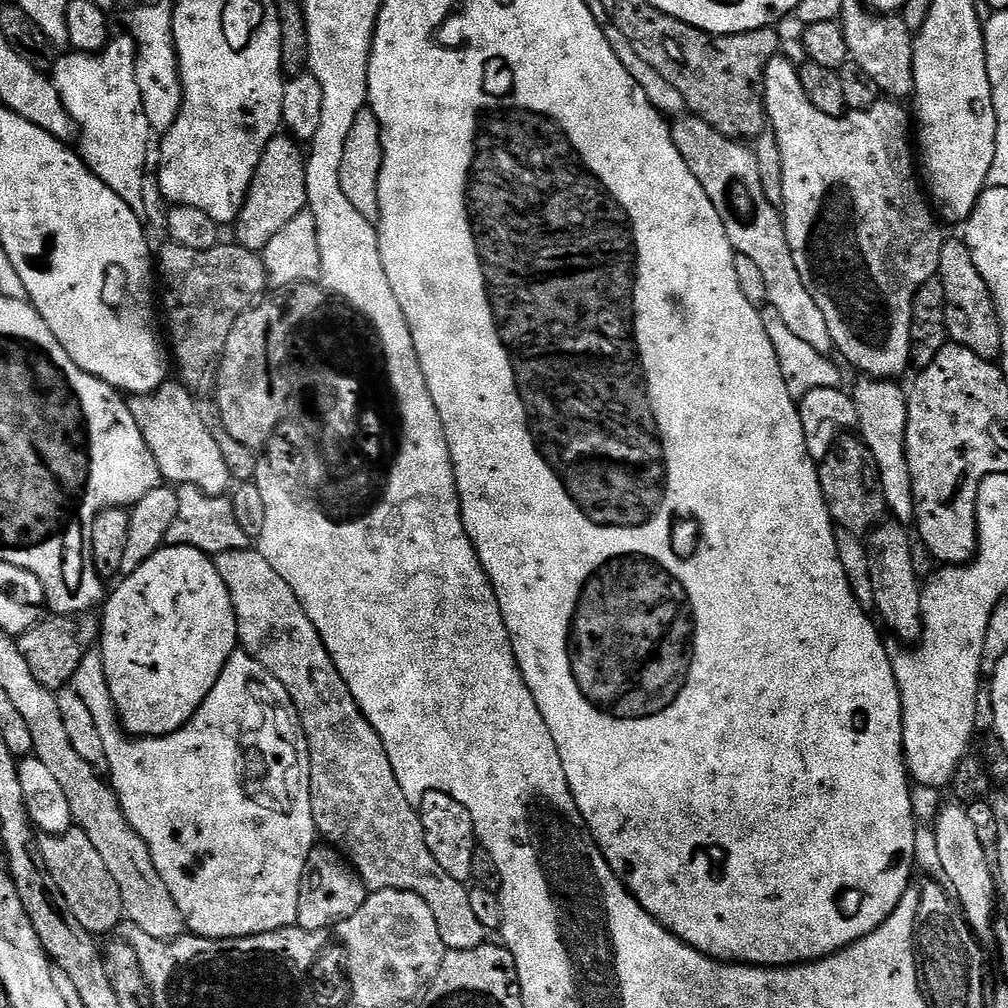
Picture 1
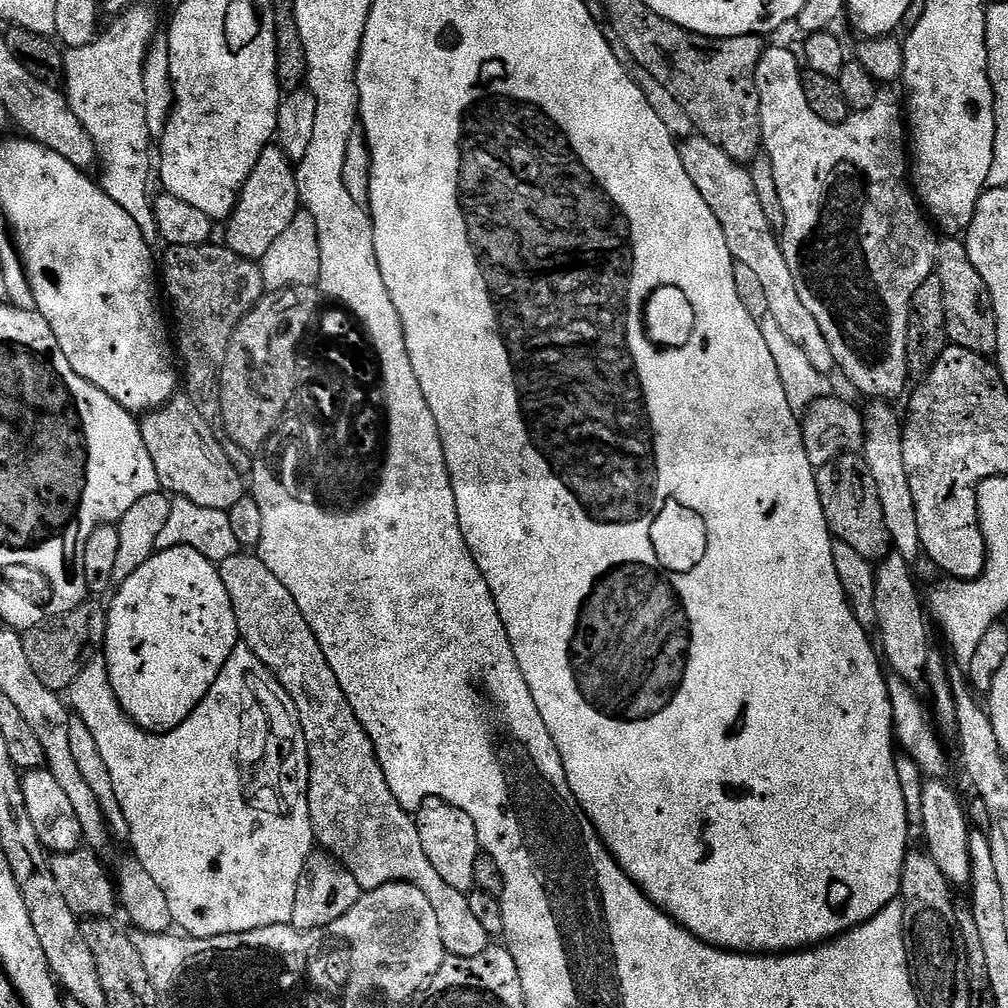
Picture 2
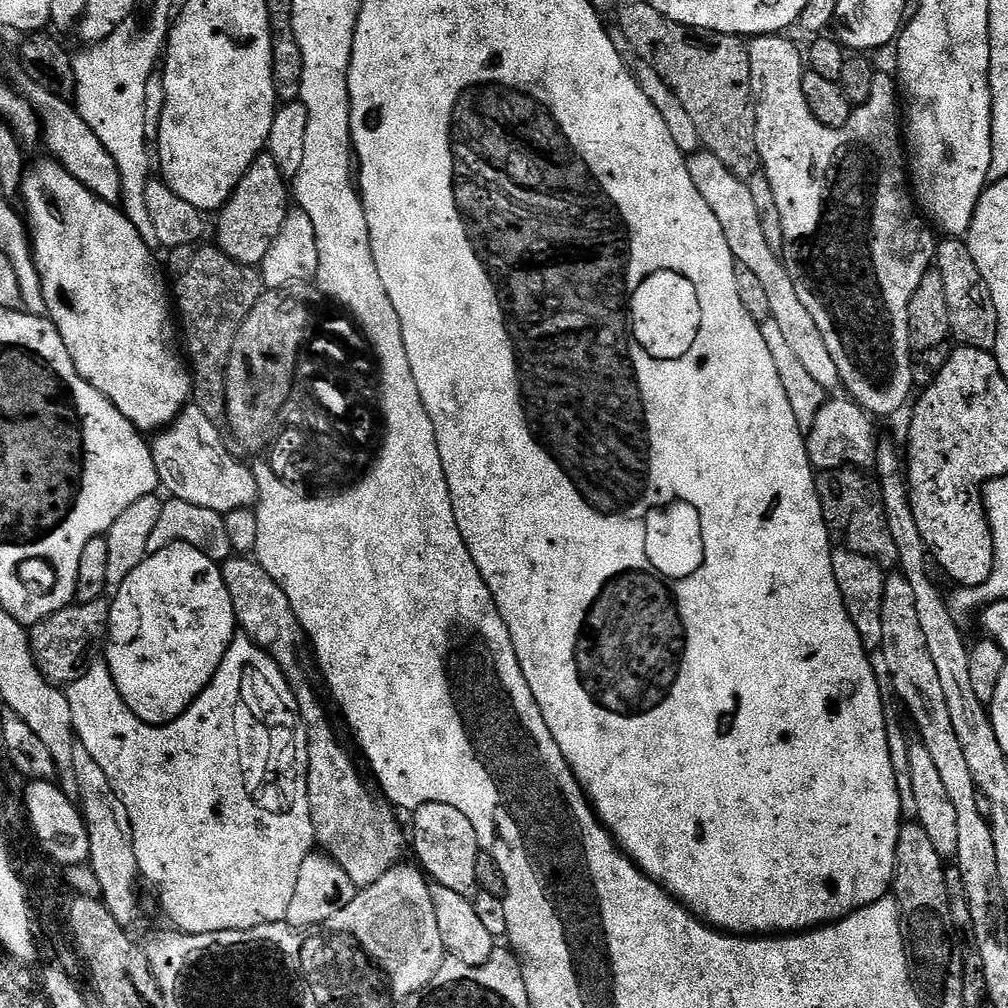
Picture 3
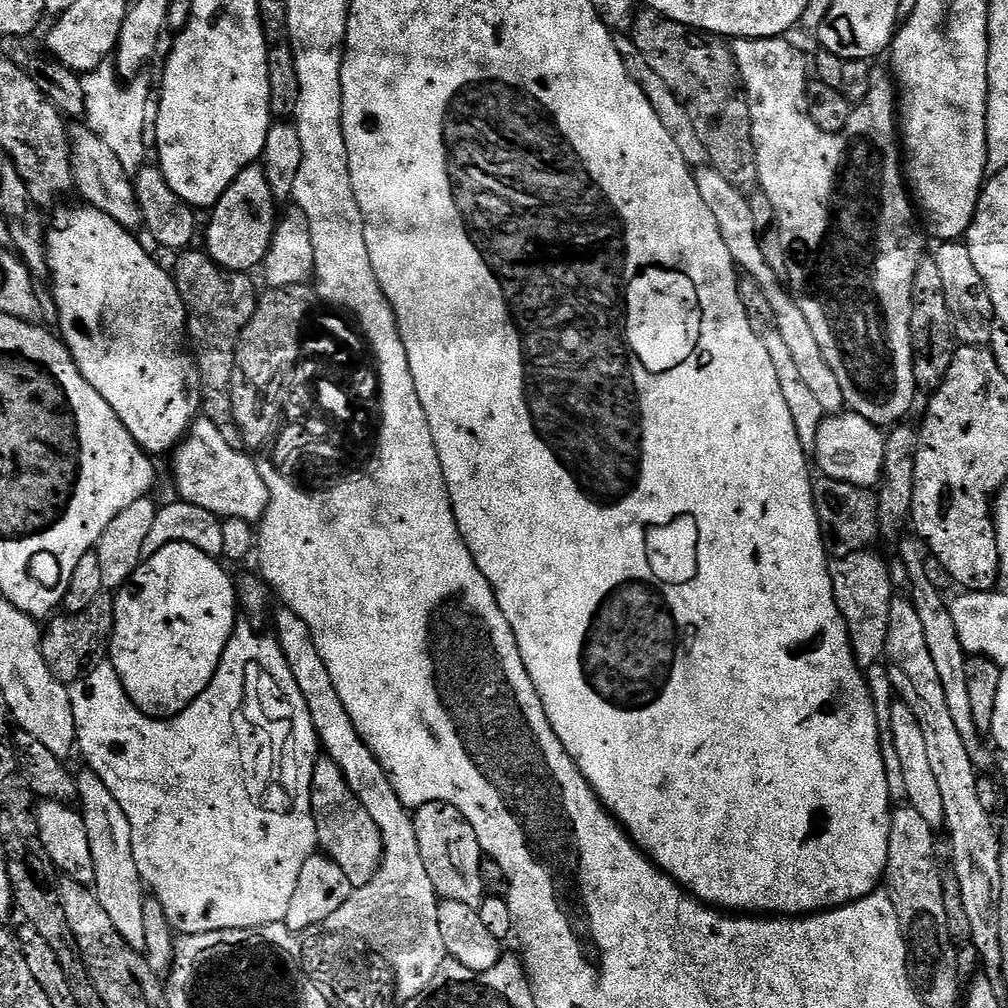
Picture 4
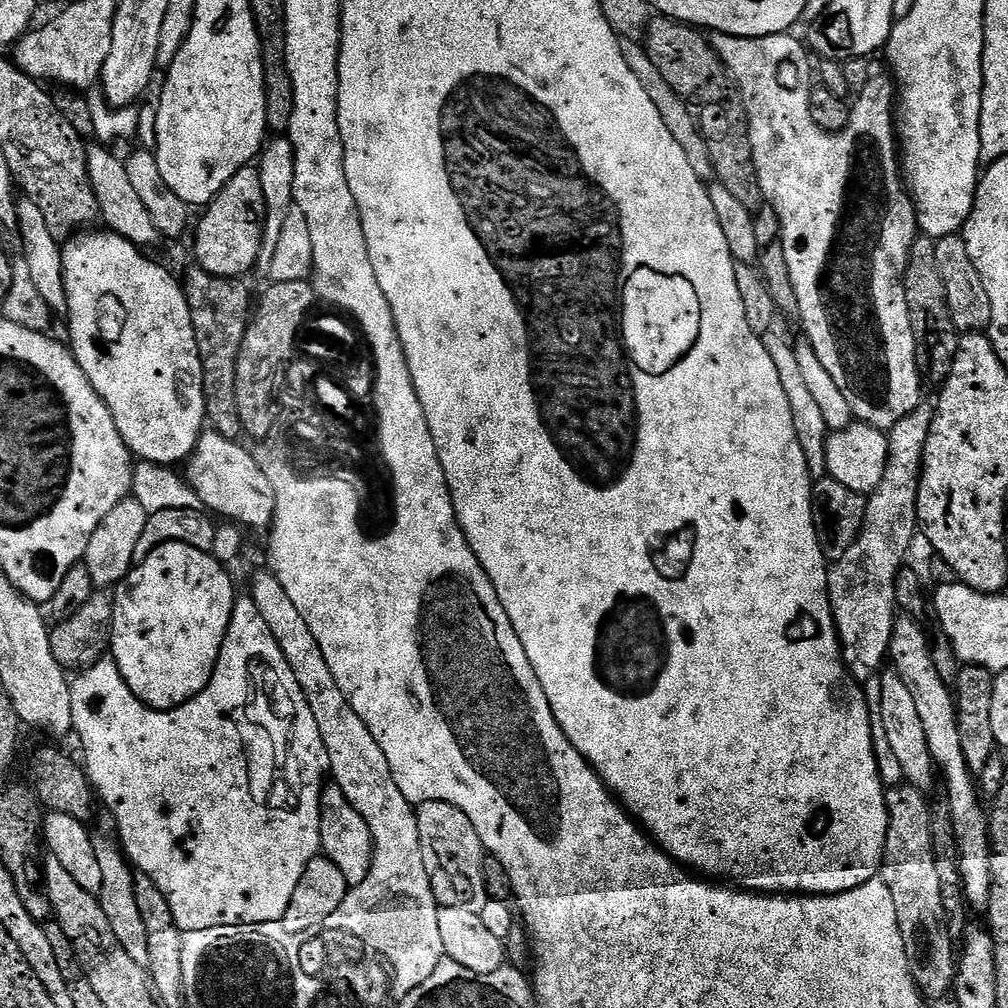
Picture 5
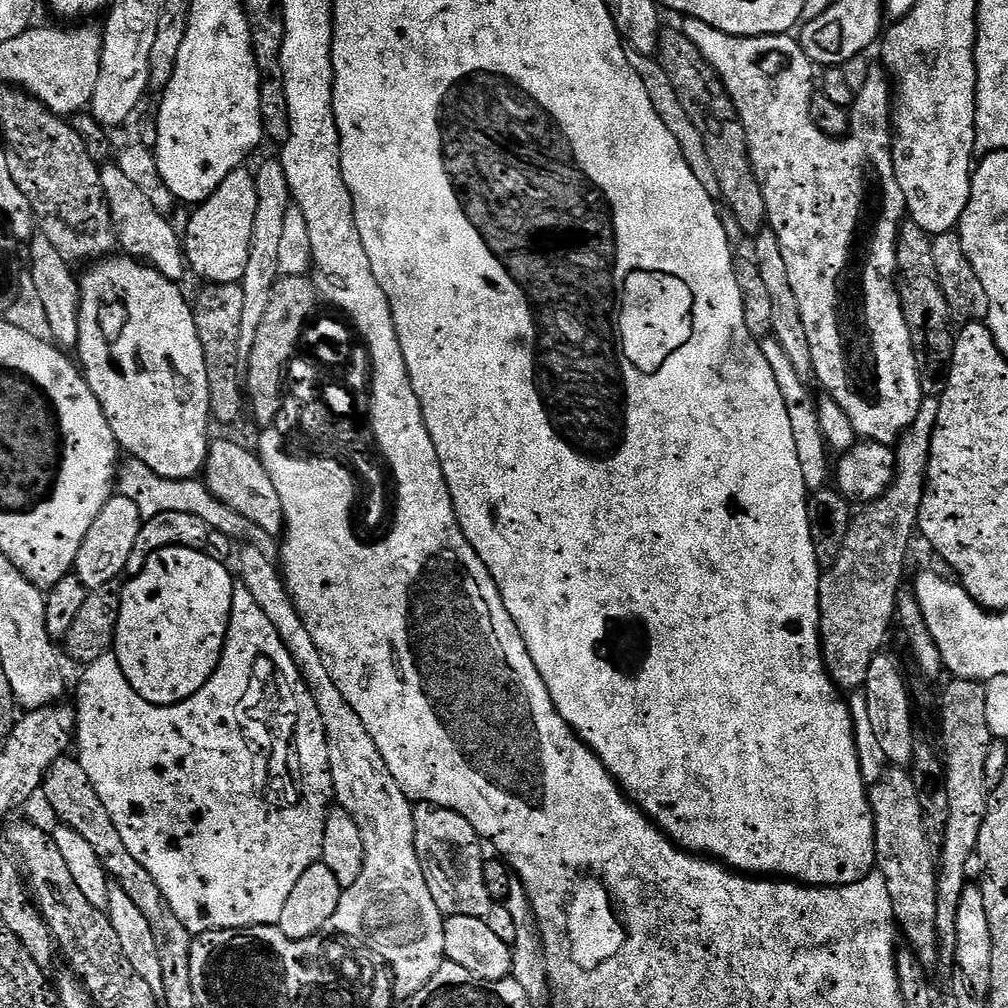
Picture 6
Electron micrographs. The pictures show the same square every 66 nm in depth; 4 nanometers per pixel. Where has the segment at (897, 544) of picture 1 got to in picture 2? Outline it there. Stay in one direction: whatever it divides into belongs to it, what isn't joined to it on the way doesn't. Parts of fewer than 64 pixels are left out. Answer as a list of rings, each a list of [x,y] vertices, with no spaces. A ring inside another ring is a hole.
[[[893,550],[875,565],[875,569],[874,607],[878,610],[878,644],[883,659],[889,669],[892,667],[896,671],[893,673],[899,679],[905,680],[910,686],[917,686],[923,682],[924,671],[928,668],[928,628],[924,625],[926,604],[922,596],[920,600],[921,589],[913,576],[913,565]]]

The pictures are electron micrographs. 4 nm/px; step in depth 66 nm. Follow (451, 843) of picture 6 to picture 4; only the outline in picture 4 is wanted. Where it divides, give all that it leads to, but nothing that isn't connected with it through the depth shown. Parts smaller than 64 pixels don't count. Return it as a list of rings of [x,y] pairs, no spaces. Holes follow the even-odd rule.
[[[446,802],[424,804],[415,809],[414,819],[418,850],[422,850],[422,862],[426,862],[426,874],[430,874],[430,882],[434,882],[437,897],[479,909],[486,893],[480,869],[482,853],[474,826],[470,826],[470,822],[466,822],[466,818]]]

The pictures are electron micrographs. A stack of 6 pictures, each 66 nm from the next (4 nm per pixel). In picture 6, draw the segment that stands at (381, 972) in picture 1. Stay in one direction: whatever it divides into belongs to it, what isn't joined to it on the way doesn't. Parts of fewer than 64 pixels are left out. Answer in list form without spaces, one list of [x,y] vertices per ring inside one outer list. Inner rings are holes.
[[[245,544],[239,549],[235,571],[239,583],[250,590],[254,602],[262,606],[262,614],[270,618],[290,658],[294,658],[300,667],[300,677],[310,690],[312,703],[317,706],[326,734],[335,803],[344,808],[350,818],[354,818],[362,834],[362,874],[358,874],[358,882],[354,882],[354,886],[341,891],[338,910],[334,910],[332,915],[332,924],[336,924],[336,928],[344,928],[344,932],[364,936],[372,948],[380,948],[380,952],[392,960],[392,968],[396,968],[398,990],[408,994],[420,988],[420,984],[424,984],[424,980],[436,972],[436,964],[440,964],[440,944],[446,944],[446,918],[438,906],[434,906],[430,886],[426,886],[426,878],[418,862],[412,817],[414,804],[398,786],[398,782],[394,782],[394,774],[390,774],[390,766],[382,762],[382,754],[378,754],[374,738],[370,738],[366,726],[362,726],[362,718],[354,714],[350,702],[342,698],[338,686],[334,686],[330,674],[326,674],[326,666],[322,666],[322,654],[318,654],[318,646],[314,646],[314,638],[310,638],[306,622],[302,622],[298,610],[292,605],[292,596],[281,569],[274,560],[272,565],[272,560],[271,555],[262,554],[257,548]]]

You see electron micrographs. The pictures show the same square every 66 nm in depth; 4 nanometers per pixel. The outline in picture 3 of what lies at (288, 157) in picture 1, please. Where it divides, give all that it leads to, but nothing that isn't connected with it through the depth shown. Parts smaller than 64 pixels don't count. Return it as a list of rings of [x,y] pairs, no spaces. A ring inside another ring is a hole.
[[[261,154],[246,170],[232,197],[215,217],[215,243],[234,262],[259,266],[270,251],[270,242],[278,238],[278,230],[282,230],[282,222],[286,222],[289,207],[289,181],[285,180],[282,170],[278,170],[278,162],[274,162],[272,156]]]

